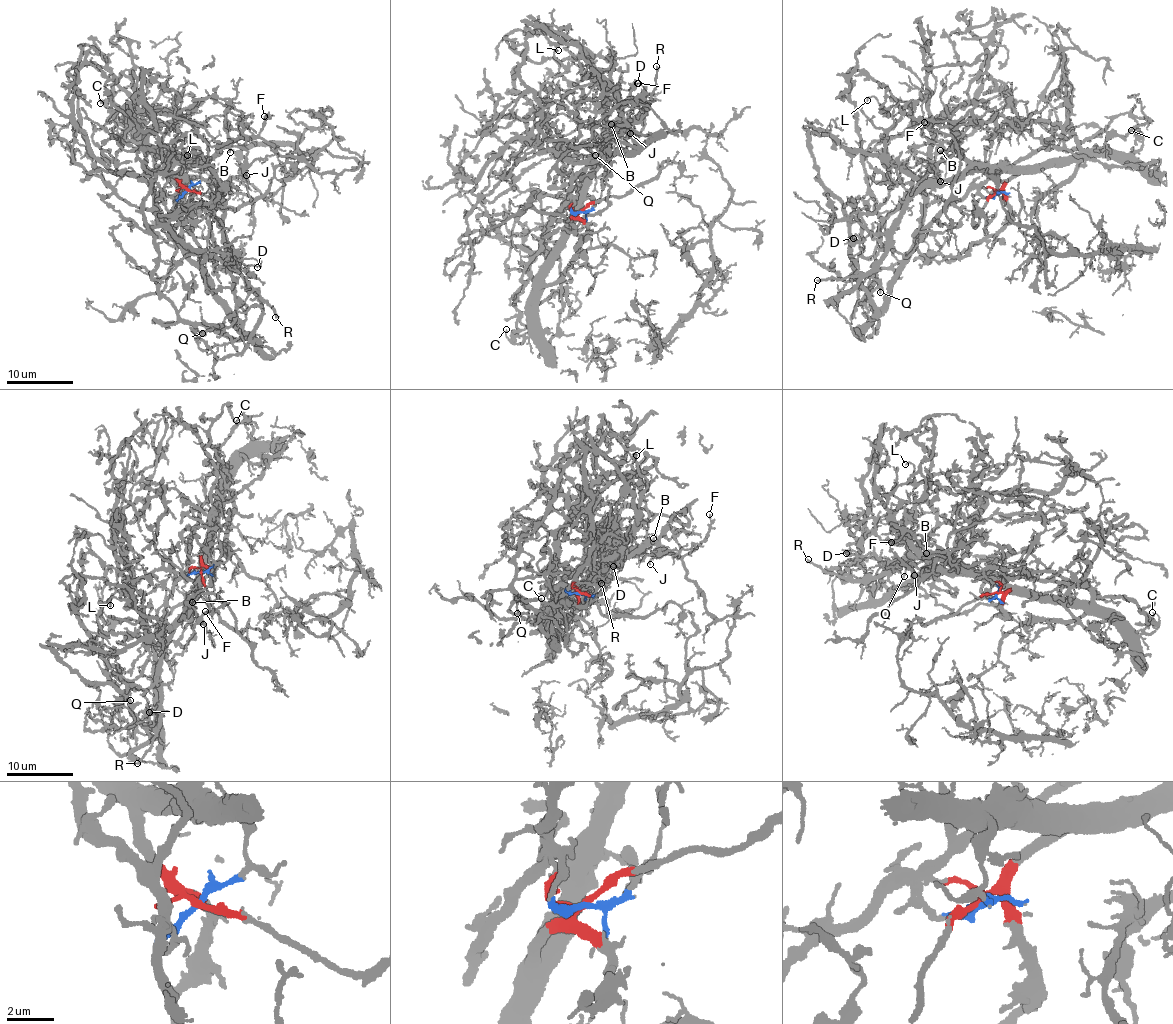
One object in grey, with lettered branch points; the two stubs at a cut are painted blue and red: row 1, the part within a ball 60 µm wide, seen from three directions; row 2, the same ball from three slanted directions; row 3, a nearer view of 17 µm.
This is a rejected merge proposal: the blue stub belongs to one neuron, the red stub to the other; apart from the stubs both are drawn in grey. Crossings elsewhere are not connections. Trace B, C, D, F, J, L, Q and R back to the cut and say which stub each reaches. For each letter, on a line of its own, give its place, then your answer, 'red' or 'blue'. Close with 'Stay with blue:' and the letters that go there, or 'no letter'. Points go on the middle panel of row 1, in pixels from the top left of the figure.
B: at (611, 124); red
C: at (506, 329); red
D: at (637, 83); red
F: at (638, 83); red
J: at (630, 133); red
L: at (558, 50); blue
Q: at (595, 155); blue
R: at (656, 66); red
Stay with blue: L, Q

